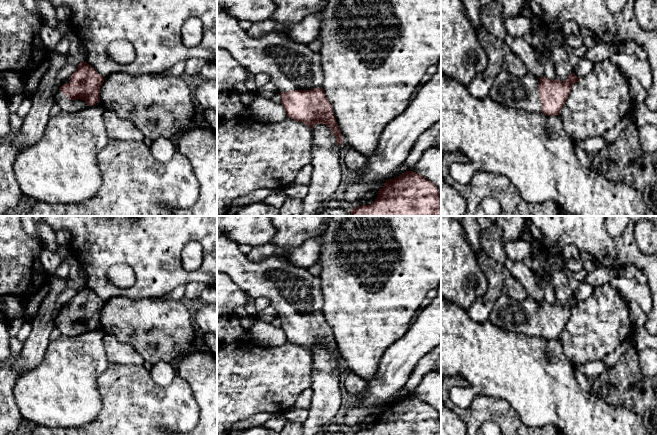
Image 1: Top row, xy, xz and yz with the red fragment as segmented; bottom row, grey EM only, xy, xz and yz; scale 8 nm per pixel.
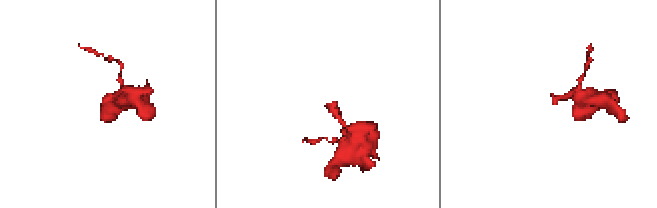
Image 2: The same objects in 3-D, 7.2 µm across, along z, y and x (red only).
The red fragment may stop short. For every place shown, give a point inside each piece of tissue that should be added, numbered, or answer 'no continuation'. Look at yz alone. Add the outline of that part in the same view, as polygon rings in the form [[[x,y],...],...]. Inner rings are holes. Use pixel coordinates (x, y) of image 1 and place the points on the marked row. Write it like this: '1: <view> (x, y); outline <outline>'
1: yz (522, 93); outline [[[502,70],[492,84],[489,97],[505,107],[541,112],[539,83],[540,79],[530,73],[518,78]]]

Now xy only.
1: xy (65, 104); outline [[[60,89],[56,92],[54,101],[63,112],[77,112],[88,106],[84,100],[70,100]]]

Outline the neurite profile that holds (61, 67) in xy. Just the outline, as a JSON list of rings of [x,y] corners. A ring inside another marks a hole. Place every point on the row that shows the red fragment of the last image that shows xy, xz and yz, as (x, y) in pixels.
[[[54,50],[50,53],[48,61],[49,68],[41,78],[37,92],[31,98],[32,107],[23,119],[21,129],[13,135],[20,151],[36,144],[42,138],[50,119],[50,110],[55,103],[56,92],[80,64],[77,53],[61,55]]]

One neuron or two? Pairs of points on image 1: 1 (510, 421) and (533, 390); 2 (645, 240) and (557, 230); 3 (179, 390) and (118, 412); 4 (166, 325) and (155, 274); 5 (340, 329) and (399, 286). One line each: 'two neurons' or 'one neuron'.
1: two neurons
2: two neurons
3: one neuron
4: two neurons
5: one neuron

